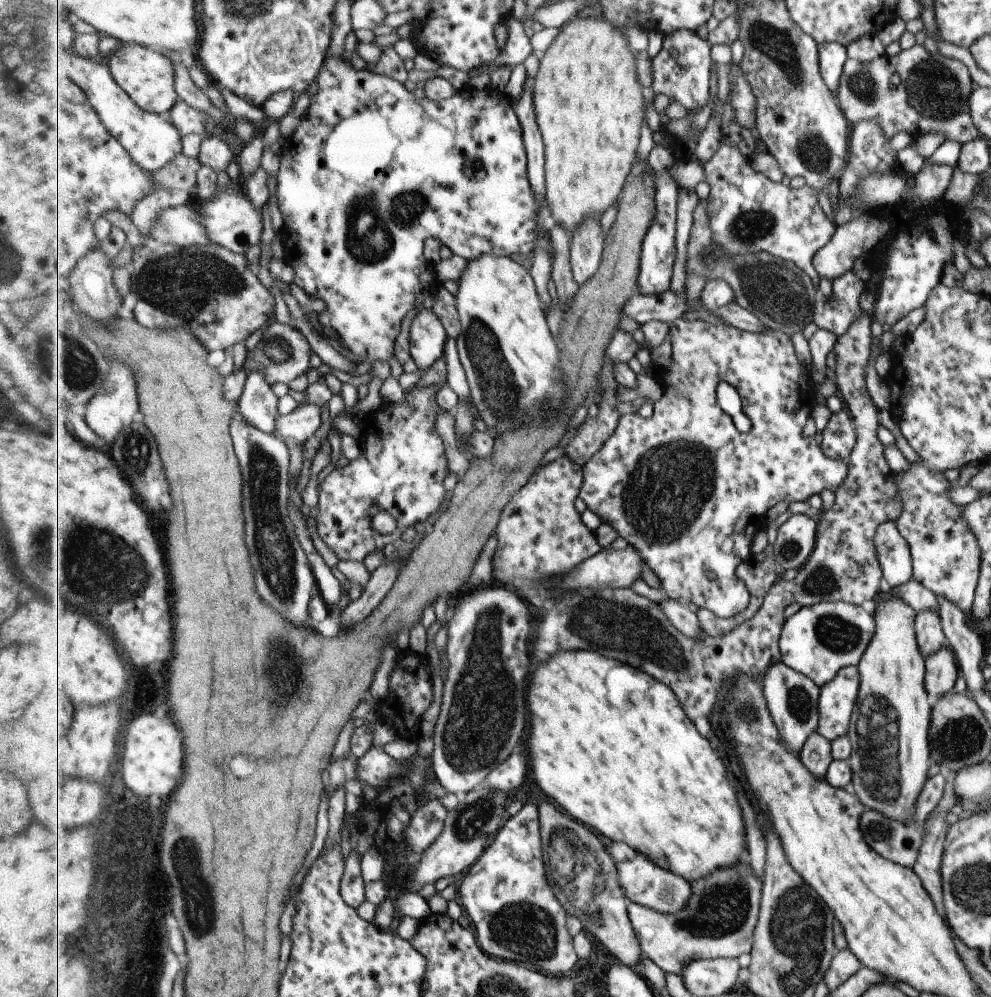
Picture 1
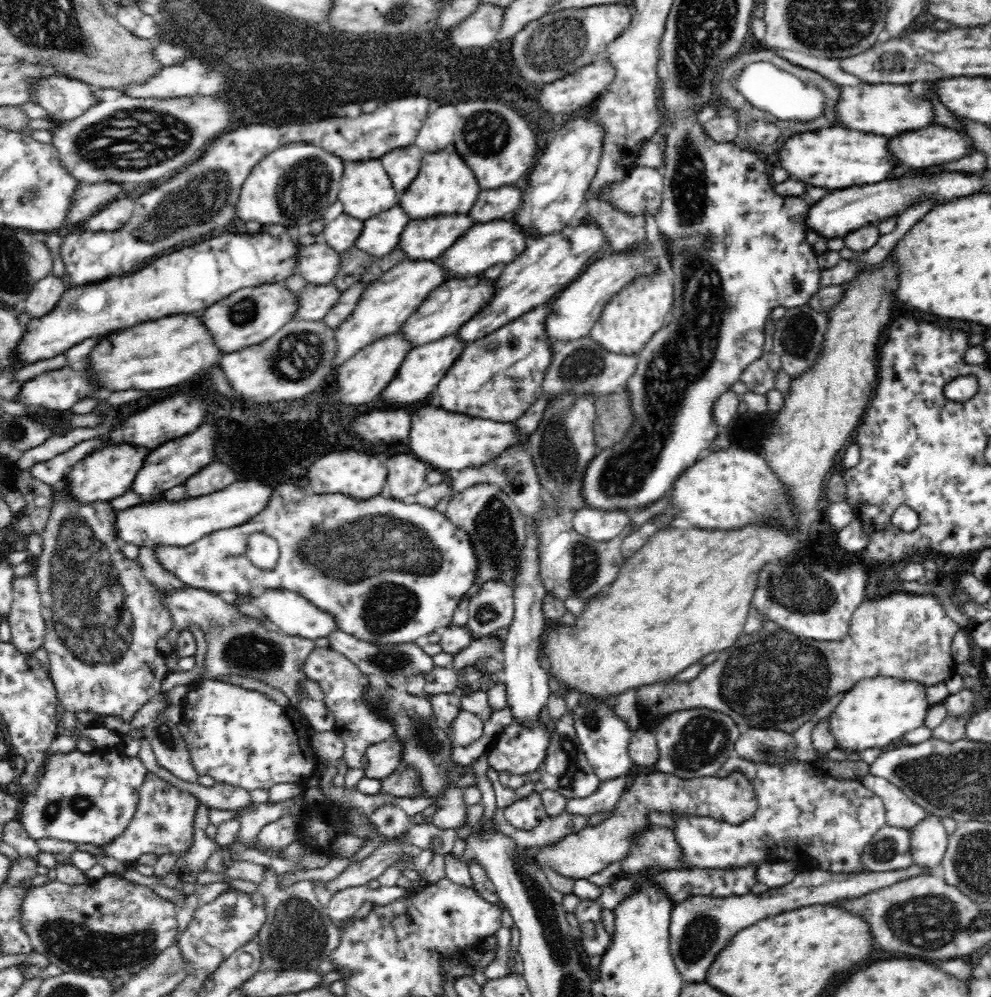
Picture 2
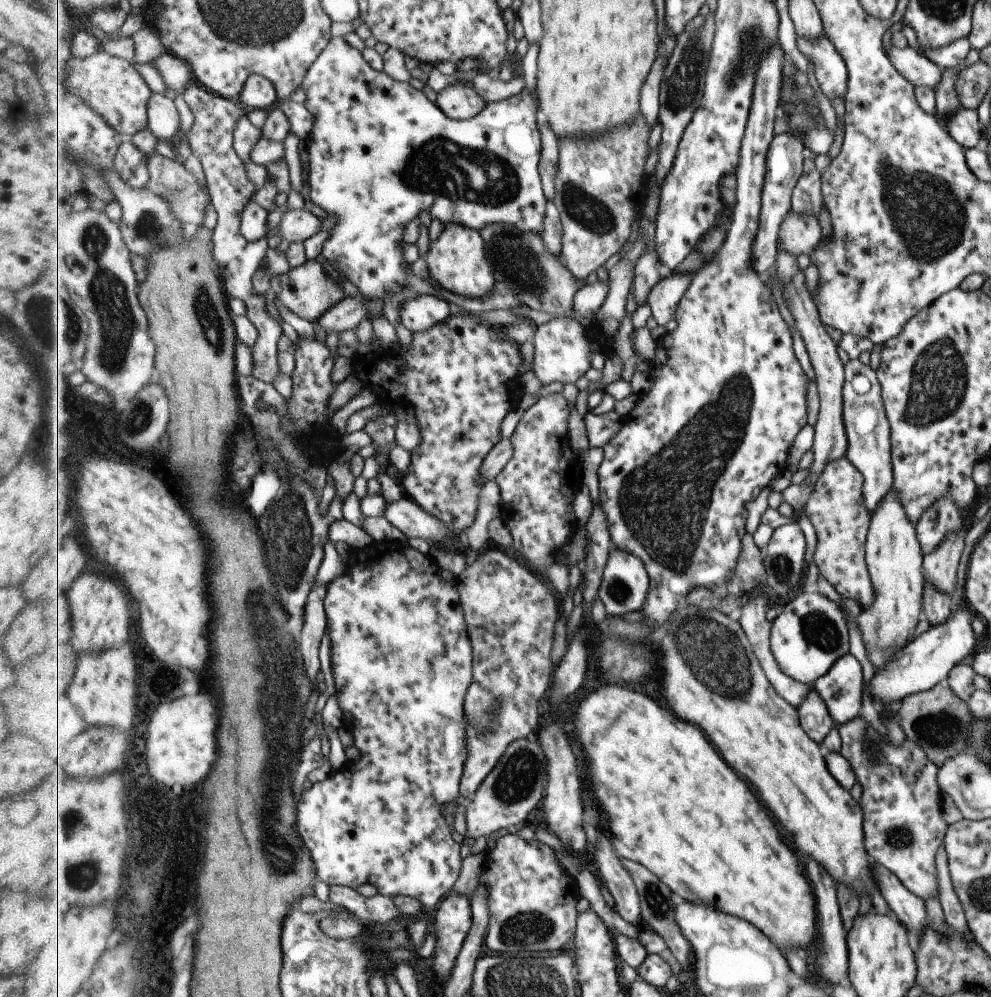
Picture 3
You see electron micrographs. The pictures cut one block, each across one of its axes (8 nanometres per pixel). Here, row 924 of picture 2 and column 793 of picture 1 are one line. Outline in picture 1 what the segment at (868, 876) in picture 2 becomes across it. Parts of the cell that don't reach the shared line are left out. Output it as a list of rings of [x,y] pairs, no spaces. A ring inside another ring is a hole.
[[[783,660],[771,663],[765,671],[764,688],[771,714],[788,749],[801,754],[803,745],[816,731],[818,723],[818,690],[815,681],[806,674],[787,666]]]

